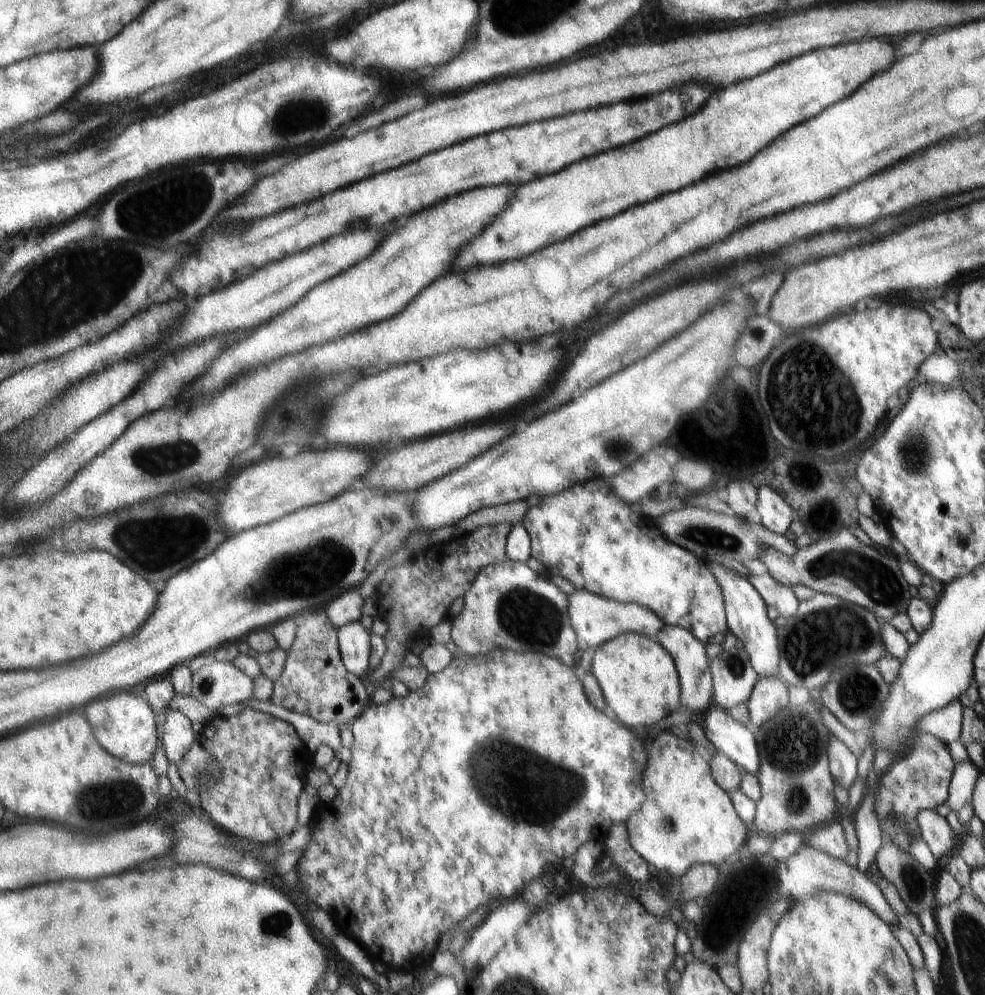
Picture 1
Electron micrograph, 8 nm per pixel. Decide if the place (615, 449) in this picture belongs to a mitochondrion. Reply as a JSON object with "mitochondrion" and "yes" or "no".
{"mitochondrion":"yes"}

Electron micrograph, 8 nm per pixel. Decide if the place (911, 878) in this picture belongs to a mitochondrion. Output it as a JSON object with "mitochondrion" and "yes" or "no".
{"mitochondrion":"yes"}

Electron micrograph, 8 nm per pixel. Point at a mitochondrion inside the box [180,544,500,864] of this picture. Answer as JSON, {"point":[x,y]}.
{"point":[207,686]}

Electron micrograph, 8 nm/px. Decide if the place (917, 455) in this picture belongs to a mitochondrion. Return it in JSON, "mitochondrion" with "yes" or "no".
{"mitochondrion":"yes"}

